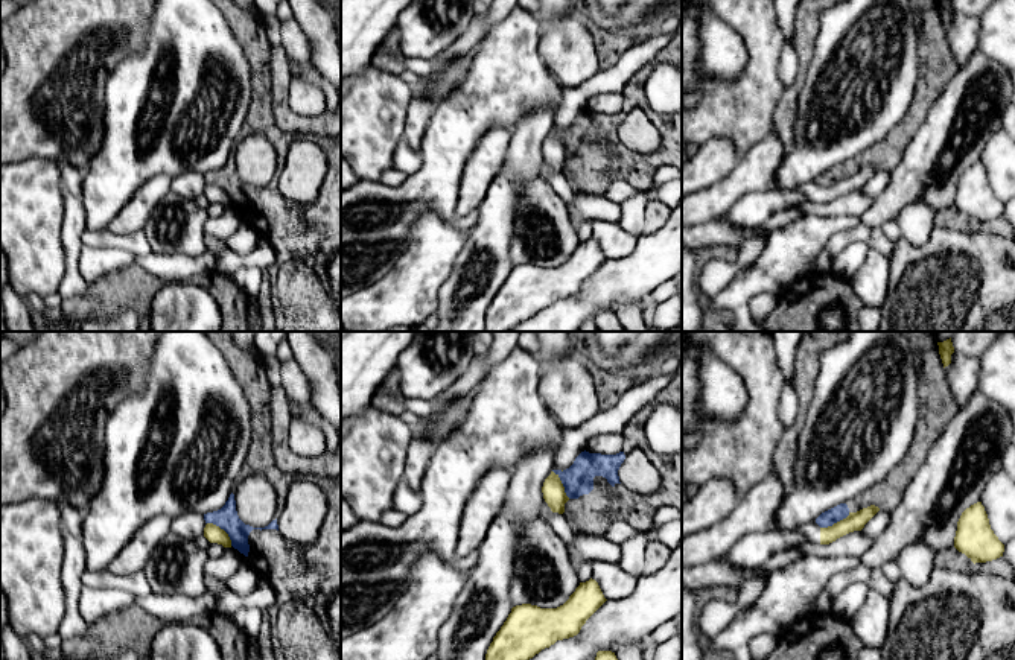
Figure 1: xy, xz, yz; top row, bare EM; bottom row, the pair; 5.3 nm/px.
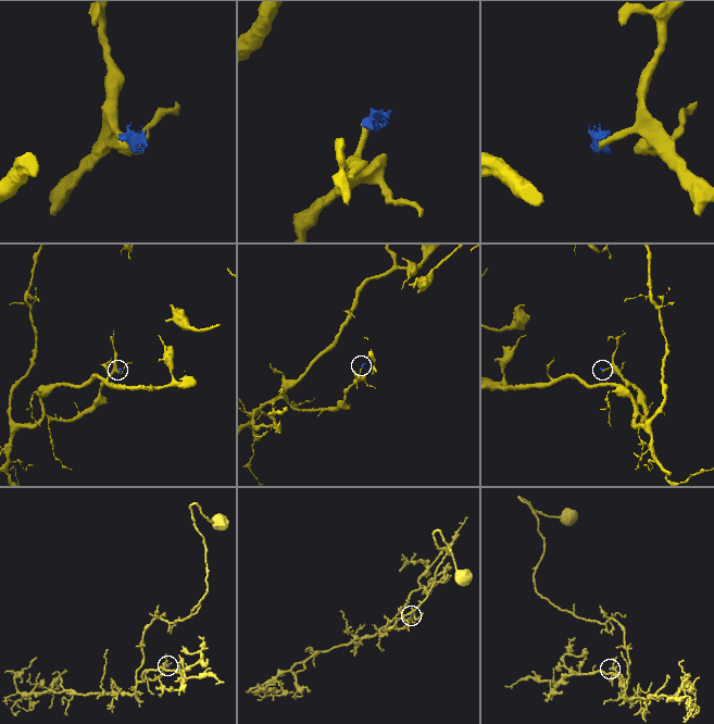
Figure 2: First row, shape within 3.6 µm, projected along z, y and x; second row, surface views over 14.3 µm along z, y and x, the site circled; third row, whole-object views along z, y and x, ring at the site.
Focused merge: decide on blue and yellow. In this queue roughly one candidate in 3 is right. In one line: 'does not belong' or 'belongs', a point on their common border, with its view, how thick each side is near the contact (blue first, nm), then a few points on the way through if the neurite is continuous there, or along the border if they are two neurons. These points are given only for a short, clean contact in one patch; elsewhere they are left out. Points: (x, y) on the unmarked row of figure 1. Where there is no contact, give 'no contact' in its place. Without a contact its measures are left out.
does not belong | xy (222, 187) | 120/90 nm | along xy (207, 181), (219, 186), (232, 204)

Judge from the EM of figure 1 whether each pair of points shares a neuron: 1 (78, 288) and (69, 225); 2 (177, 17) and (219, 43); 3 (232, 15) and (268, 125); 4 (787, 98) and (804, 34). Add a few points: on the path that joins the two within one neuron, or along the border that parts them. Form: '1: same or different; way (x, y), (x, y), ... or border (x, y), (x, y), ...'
1: same; way (72, 272), (72, 241)
2: same; way (187, 28), (203, 43), (209, 43)
3: same; way (254, 43), (260, 67), (260, 98)
4: same; way (799, 82), (804, 49)

